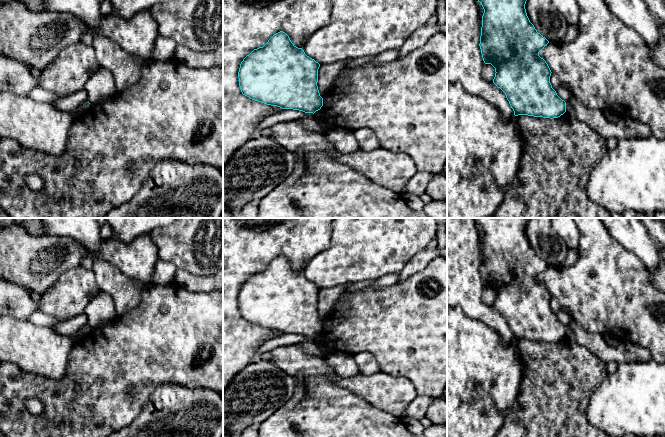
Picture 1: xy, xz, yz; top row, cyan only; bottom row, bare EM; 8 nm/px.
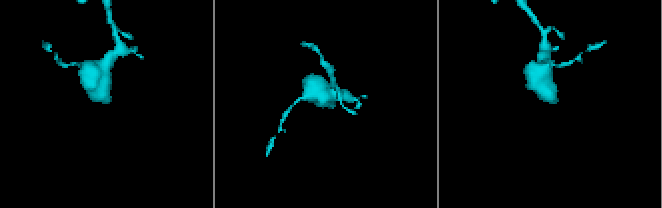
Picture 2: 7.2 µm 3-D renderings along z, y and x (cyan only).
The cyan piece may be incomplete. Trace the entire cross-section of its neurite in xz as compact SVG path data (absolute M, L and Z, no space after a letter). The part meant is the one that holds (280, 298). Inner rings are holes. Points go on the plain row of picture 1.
M280 255L268 266L247 279L240 288L238 302L243 319L252 324L293 333L305 337L315 337L323 330L317 306L320 288L307 280L302 272L296 271L289 260Z

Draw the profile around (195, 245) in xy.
M175 218L175 221L171 225L155 228L149 235L157 247L159 259L172 263L177 269L184 270L196 276L209 276L223 270L223 218Z

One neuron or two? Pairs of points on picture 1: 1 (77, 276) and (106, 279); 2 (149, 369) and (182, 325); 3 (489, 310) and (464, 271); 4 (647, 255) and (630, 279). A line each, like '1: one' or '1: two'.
1: two
2: one
3: one
4: two

